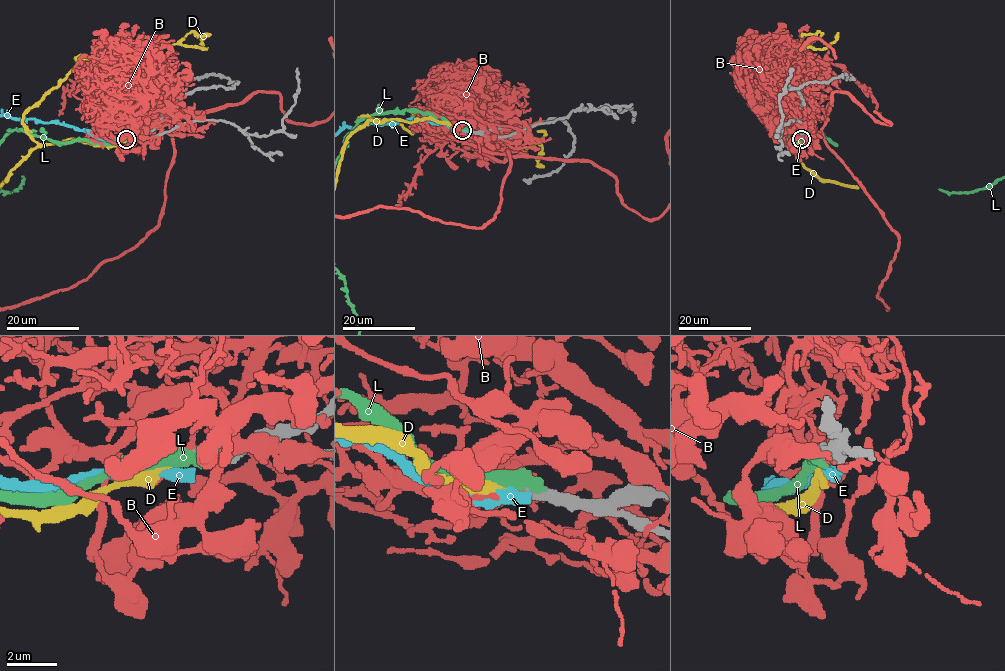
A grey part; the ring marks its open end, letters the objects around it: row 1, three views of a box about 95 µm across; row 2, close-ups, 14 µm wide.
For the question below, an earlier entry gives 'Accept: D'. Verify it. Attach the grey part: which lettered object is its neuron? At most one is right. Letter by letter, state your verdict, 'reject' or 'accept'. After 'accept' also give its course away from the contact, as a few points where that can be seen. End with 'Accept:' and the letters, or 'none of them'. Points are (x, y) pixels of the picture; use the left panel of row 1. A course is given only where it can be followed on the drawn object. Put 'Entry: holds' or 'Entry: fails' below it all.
B: reject
D: accept
E: reject
L: reject
Accept: D
Entry: holds

